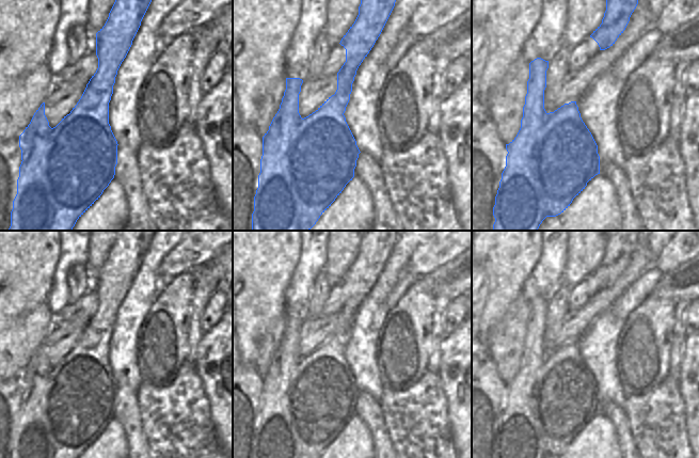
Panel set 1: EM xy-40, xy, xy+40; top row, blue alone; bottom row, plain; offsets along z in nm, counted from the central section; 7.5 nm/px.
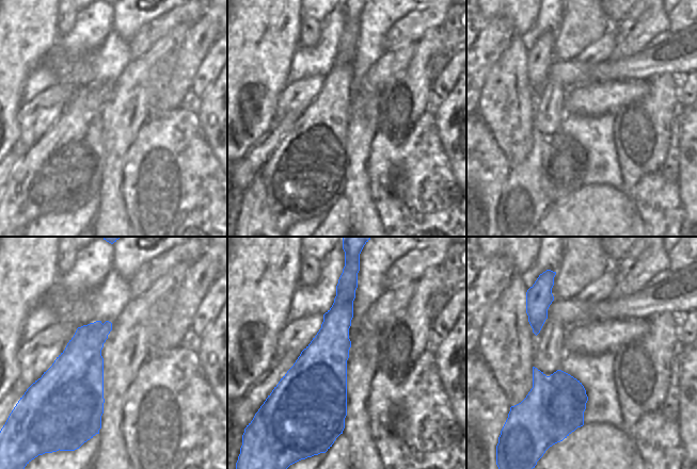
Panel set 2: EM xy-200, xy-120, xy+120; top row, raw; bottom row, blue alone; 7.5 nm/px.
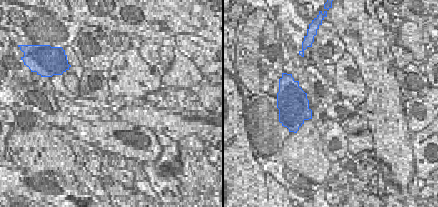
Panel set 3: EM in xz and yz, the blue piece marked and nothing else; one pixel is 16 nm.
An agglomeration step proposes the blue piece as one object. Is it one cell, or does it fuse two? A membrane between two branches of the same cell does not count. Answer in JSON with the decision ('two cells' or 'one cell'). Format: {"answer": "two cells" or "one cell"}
{"answer": "two cells"}

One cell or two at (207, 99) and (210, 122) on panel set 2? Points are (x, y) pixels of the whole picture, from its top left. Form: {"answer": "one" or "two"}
{"answer": "one"}

